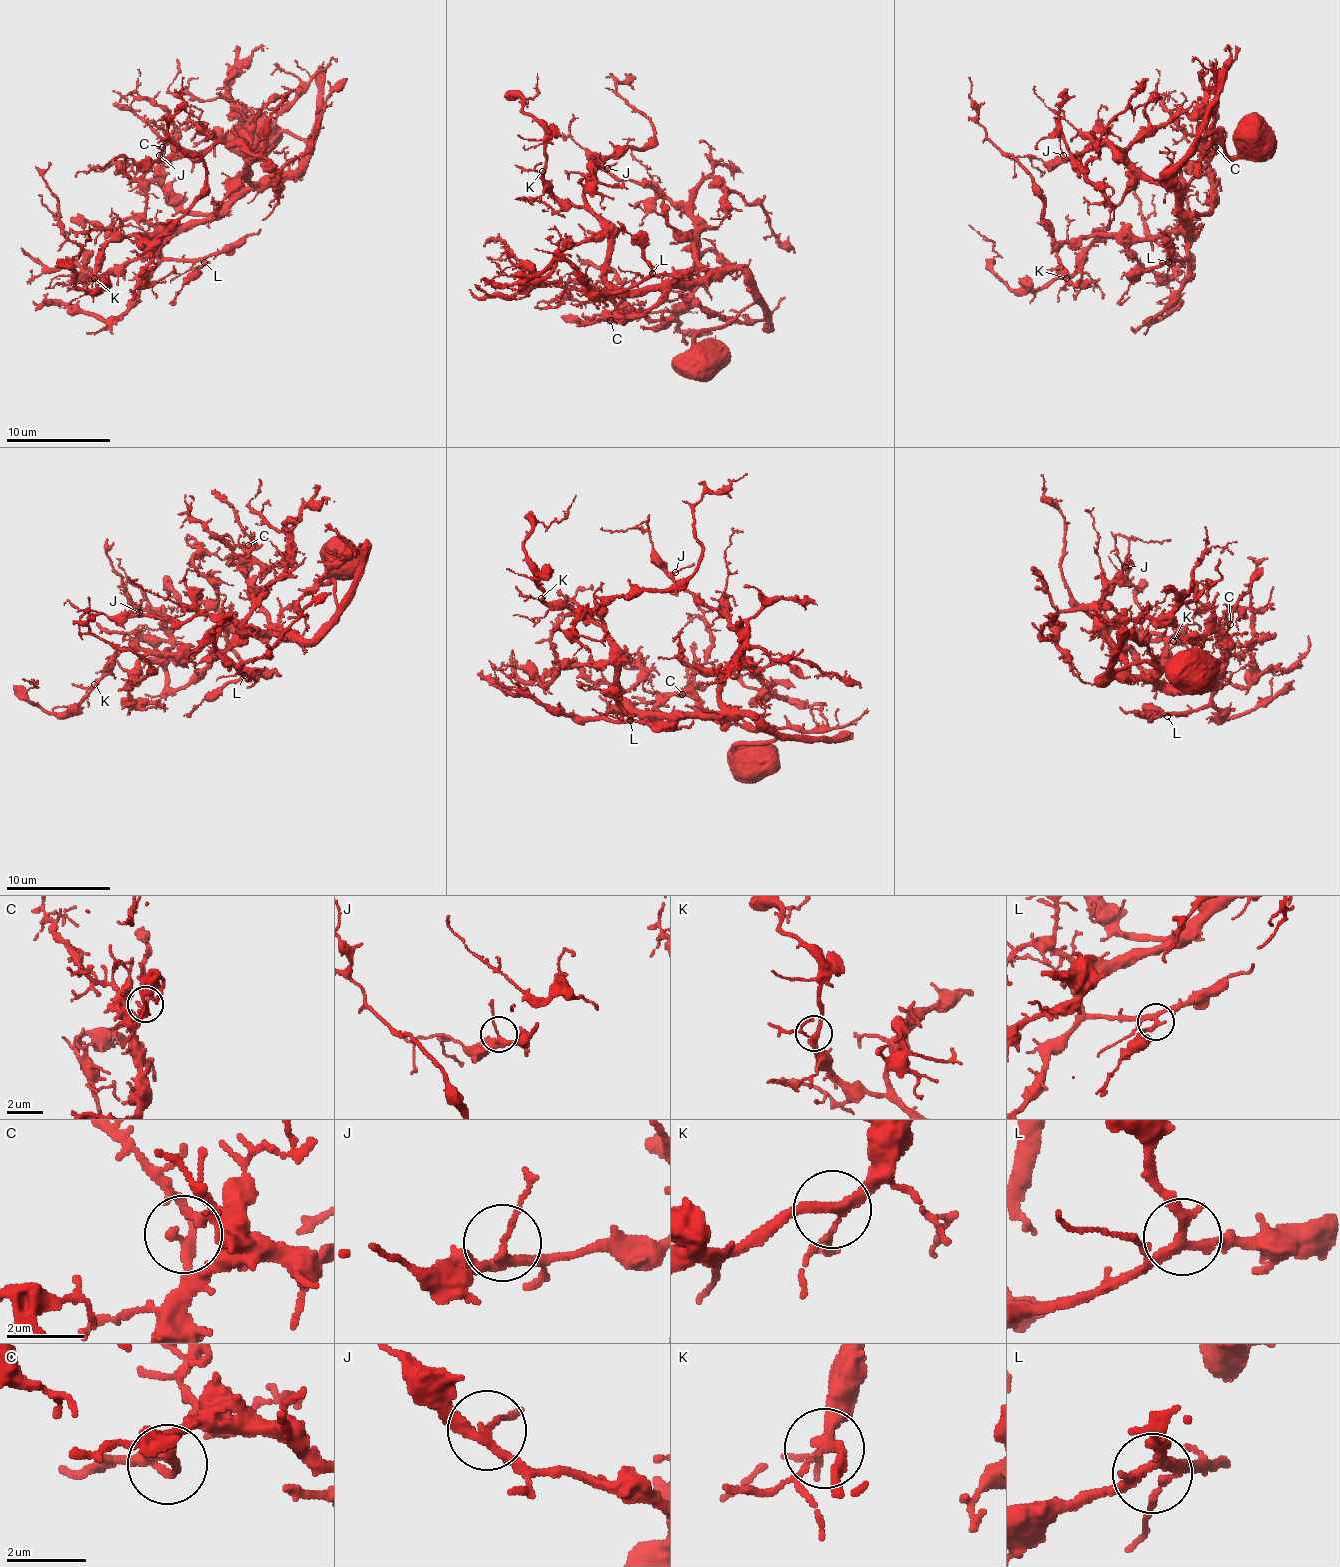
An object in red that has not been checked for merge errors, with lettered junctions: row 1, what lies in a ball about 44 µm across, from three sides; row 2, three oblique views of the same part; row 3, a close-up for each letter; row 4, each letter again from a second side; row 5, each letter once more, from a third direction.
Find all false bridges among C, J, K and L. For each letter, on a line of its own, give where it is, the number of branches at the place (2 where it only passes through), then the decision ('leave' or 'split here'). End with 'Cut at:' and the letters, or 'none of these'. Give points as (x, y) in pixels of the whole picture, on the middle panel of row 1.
C: place (610, 320); branches 2; leave
J: place (607, 168); branches 3; leave
K: place (542, 171); branches 4; leave
L: place (652, 273); branches 4; leave
Cut at: none of these

